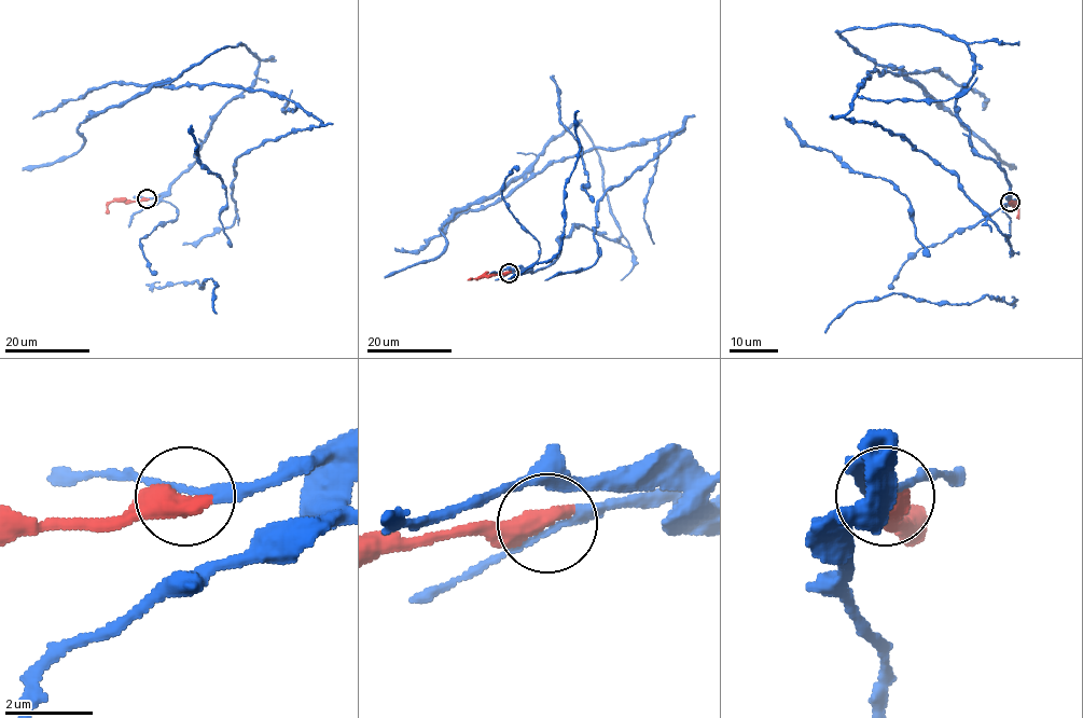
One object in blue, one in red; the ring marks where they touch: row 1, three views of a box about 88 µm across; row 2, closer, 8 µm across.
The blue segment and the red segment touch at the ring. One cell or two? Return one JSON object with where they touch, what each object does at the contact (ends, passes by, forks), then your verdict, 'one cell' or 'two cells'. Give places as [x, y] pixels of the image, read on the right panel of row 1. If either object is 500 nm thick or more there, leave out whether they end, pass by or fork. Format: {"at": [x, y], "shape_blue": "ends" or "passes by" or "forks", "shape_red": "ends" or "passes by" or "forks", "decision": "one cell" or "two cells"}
{"at": [1010, 202], "decision": "two cells"}

